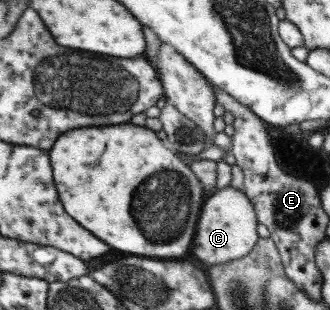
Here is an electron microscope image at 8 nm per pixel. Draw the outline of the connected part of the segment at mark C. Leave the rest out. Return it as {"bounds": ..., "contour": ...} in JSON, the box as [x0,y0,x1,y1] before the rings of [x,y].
{"bounds":[192,187,259,265],"contour":[[[229,187],[215,189],[214,193],[203,202],[202,215],[198,219],[196,237],[192,245],[194,257],[208,265],[218,265],[226,261],[242,259],[254,249],[259,240],[257,216],[252,202],[241,190]]]}

